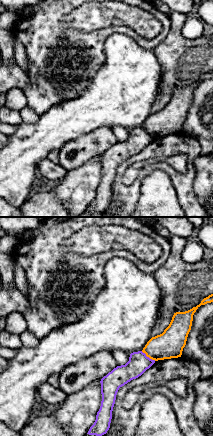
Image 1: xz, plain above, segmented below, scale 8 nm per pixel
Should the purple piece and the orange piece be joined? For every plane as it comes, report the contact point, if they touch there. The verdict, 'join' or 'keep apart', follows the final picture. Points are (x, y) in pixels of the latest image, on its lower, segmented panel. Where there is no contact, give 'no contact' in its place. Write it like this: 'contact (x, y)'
contact (148, 357)

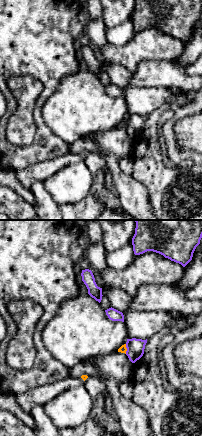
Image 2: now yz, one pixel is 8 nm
contact (127, 349)

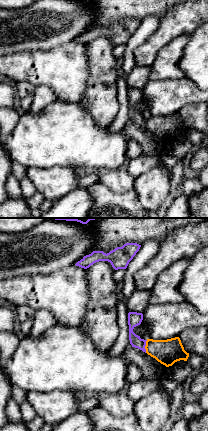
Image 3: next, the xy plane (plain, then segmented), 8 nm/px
contact (145, 345)

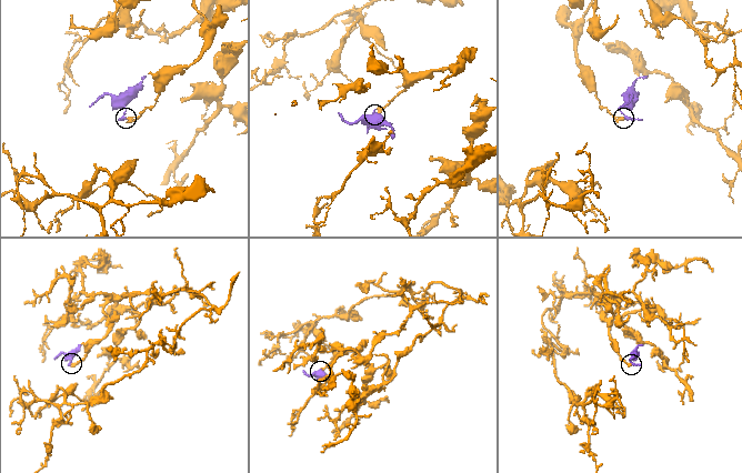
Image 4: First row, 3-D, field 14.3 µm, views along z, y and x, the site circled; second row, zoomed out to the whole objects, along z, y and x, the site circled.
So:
keep apart

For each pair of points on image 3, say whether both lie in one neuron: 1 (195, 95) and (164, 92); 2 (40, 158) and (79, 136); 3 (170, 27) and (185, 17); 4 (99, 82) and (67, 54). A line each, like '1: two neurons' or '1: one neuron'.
1: one neuron
2: one neuron
3: one neuron
4: two neurons

